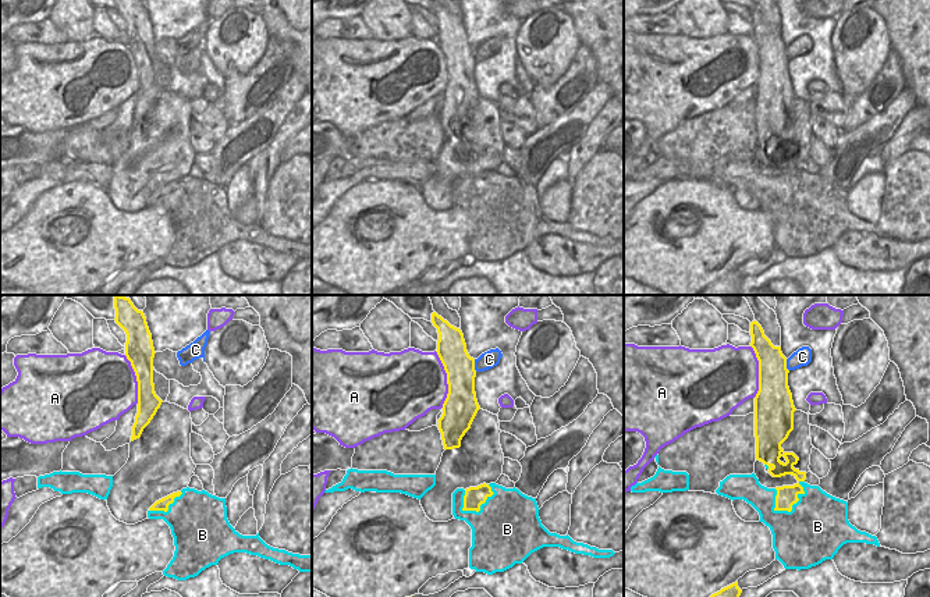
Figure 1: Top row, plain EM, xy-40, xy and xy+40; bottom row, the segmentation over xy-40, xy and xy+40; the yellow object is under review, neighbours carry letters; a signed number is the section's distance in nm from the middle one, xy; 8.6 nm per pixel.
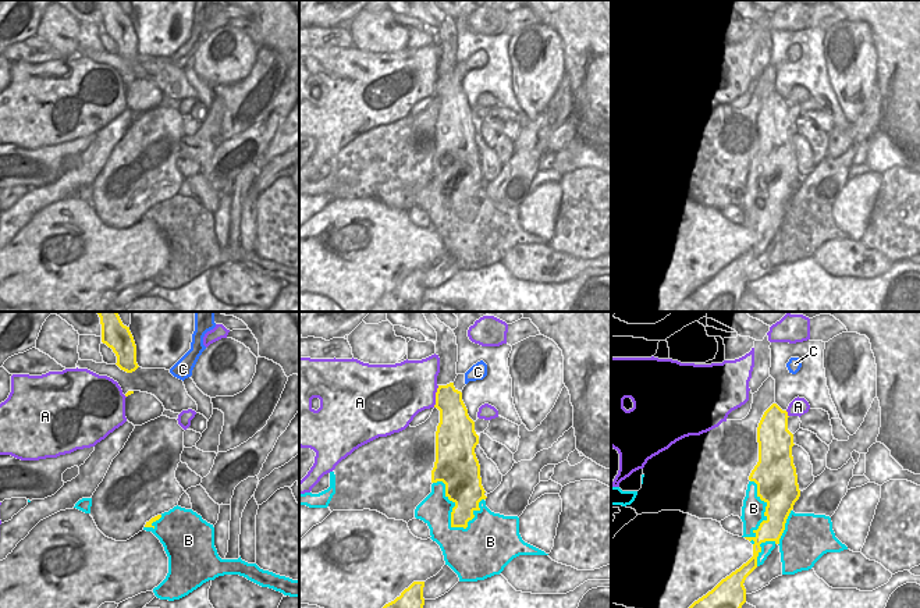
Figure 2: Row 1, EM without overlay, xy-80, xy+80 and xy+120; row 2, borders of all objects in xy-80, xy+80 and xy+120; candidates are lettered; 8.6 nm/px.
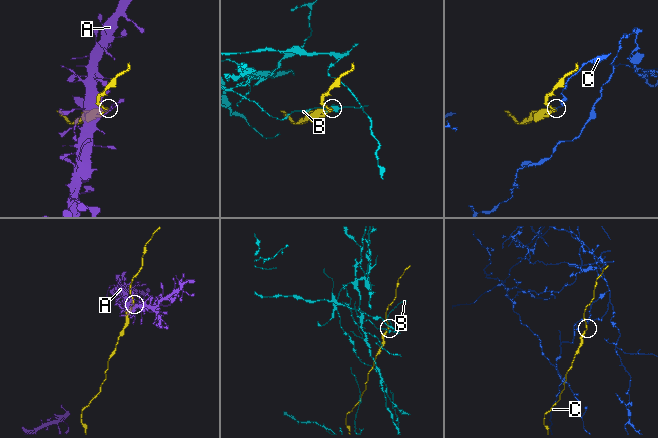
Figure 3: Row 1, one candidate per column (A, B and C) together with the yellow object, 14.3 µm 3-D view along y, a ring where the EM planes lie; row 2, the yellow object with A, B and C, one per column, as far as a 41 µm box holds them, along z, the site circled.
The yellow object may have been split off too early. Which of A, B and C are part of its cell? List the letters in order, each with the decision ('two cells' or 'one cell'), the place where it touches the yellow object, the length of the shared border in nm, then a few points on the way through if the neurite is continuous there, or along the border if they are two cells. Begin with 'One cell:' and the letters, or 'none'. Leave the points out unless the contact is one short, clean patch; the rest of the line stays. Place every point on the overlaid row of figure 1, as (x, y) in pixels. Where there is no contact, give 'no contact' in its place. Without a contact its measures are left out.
One cell: none
A: two cells; contact xy (447, 379); length 500 nm
B: two cells; contact xy+40 (795, 503); length 380 nm
C: two cells; contact xy (474, 365); length 110 nm

